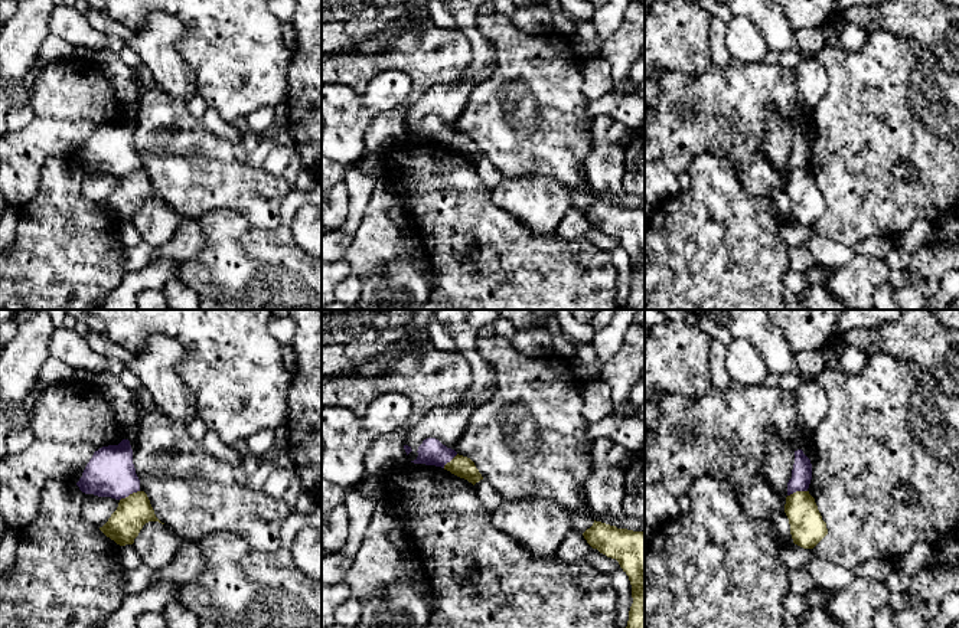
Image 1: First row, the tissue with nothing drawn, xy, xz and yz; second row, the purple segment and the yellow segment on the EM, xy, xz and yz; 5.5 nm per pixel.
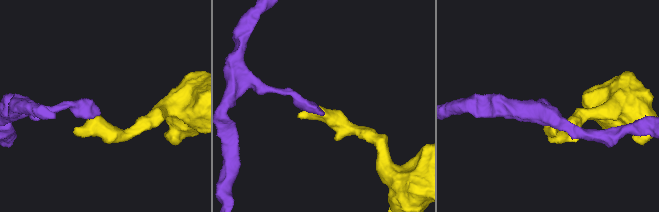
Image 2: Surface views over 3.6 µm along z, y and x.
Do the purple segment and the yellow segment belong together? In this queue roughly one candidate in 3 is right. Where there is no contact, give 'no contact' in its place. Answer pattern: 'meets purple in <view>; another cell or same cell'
meets purple in xy; another cell

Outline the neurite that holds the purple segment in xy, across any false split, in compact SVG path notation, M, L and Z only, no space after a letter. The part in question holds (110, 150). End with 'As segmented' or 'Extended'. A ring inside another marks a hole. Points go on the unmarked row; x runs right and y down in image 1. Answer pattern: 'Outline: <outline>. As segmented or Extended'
Outline: M123 117L118 122L95 128L76 163L85 171L115 177L140 169L130 118Z. As segmented

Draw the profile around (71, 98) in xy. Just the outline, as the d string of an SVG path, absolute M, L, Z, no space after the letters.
M72 56L43 66L32 86L30 107L33 121L22 131L0 137L0 190L7 206L16 209L37 194L43 164L50 157L76 161L95 128L124 117L111 84L89 58Z

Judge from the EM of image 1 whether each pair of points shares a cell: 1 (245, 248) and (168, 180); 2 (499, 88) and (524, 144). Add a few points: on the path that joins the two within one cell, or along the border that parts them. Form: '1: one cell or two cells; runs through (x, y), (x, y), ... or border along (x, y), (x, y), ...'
1: two cells; border along (241, 215), (227, 209), (214, 209), (196, 219)
2: one cell; runs through (514, 102), (524, 113), (524, 130)

